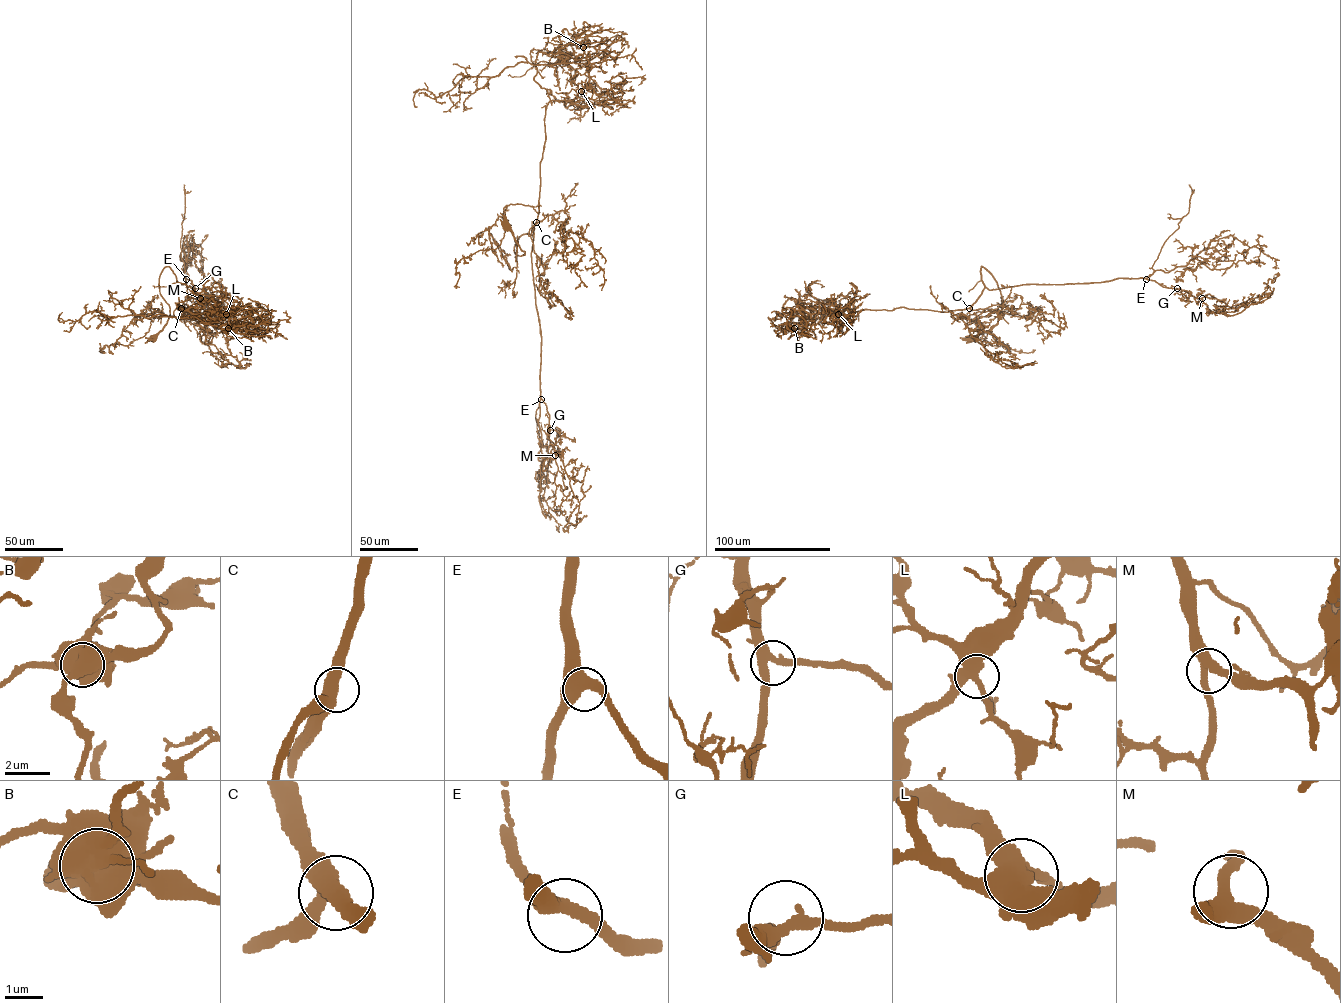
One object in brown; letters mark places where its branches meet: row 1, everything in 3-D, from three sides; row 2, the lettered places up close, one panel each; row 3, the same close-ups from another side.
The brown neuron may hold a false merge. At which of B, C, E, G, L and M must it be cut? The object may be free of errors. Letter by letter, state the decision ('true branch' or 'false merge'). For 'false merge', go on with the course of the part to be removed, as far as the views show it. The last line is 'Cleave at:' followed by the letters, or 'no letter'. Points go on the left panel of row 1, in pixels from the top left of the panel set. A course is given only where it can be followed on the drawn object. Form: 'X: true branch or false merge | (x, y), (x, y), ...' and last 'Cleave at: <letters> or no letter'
B: false merge | (228, 329), (233, 324), (228, 317), (109, 317), (90, 311), (80, 320), (63, 322), (58, 320), (62, 312)
C: true branch
E: true branch
G: true branch
L: true branch
M: true branch
Cleave at: B

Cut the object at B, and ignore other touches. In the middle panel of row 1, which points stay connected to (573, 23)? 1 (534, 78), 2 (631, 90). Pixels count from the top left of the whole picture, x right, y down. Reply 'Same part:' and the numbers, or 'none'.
Same part: 1

